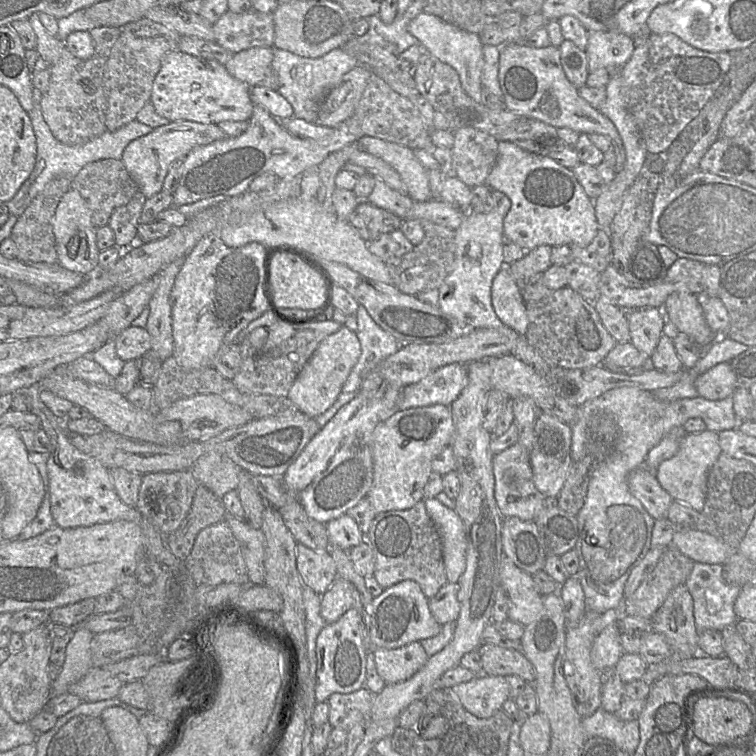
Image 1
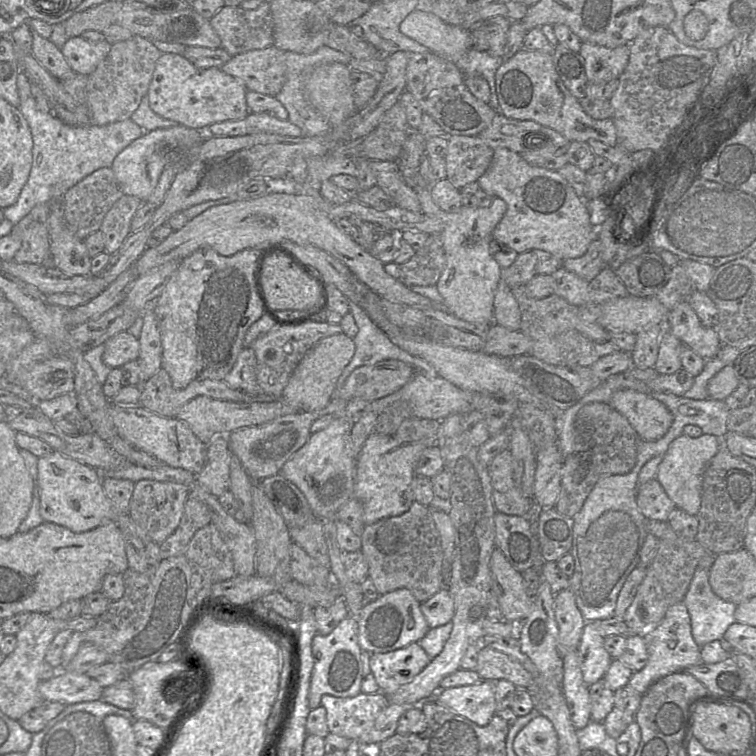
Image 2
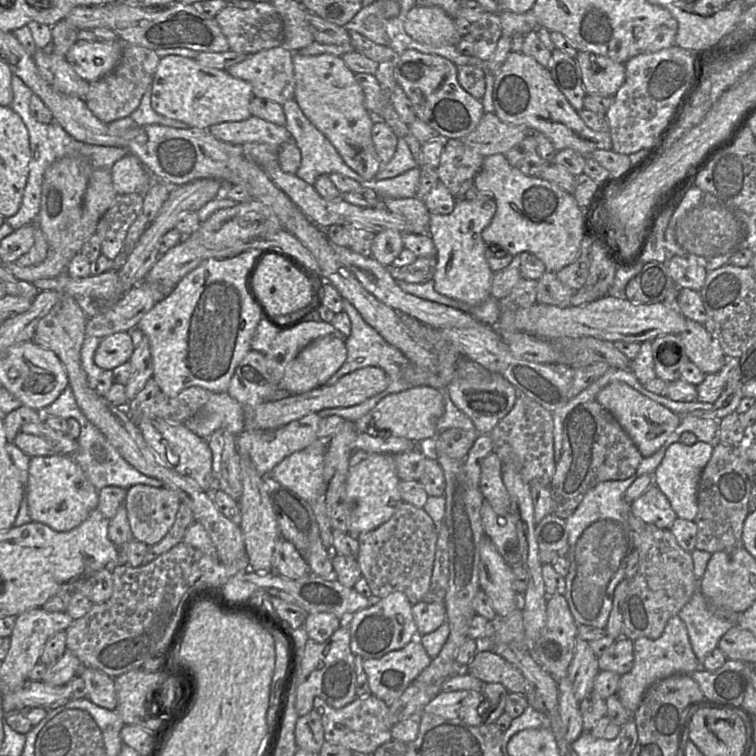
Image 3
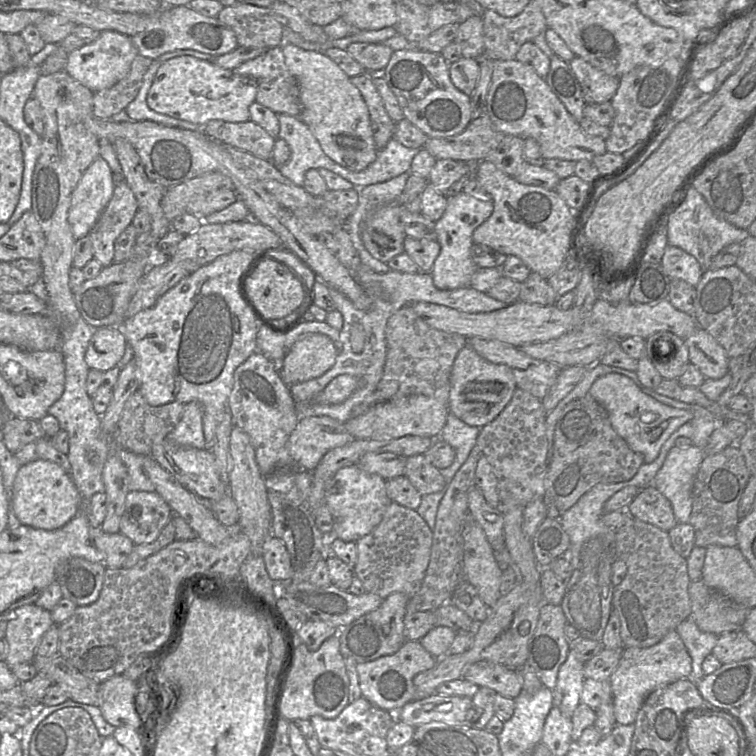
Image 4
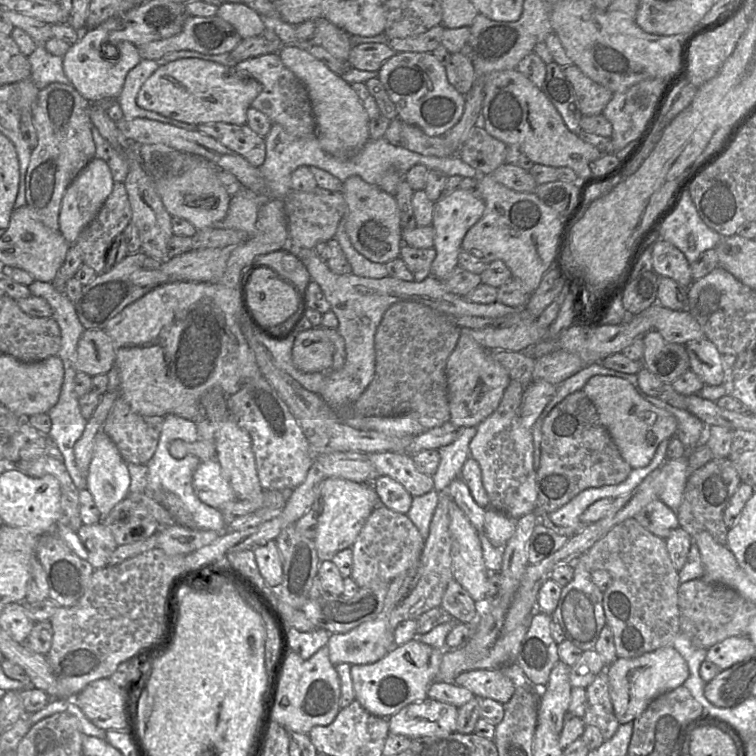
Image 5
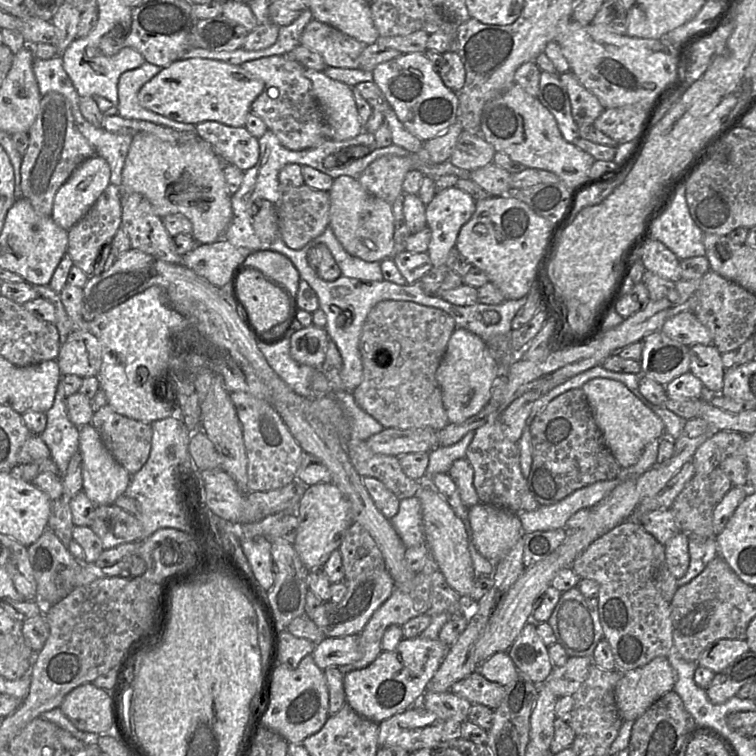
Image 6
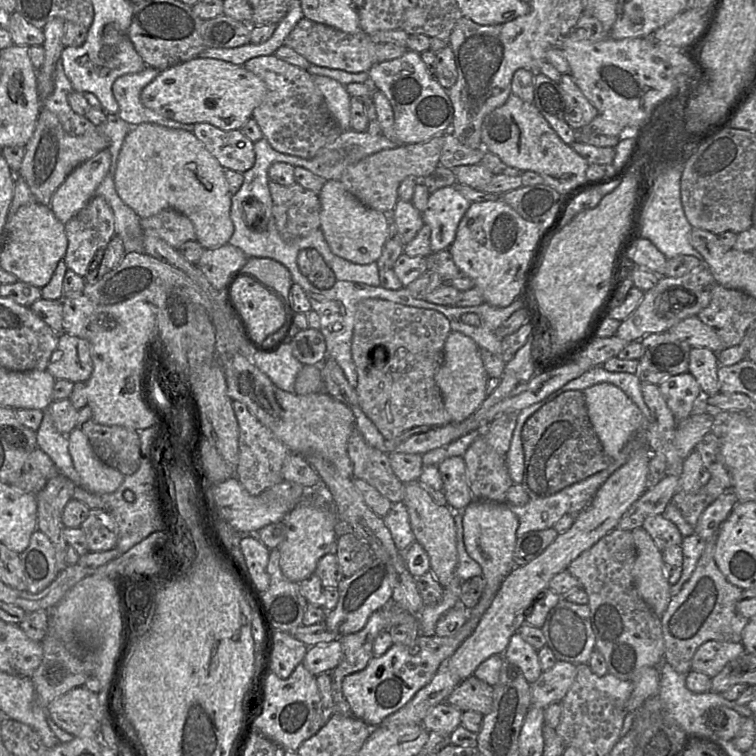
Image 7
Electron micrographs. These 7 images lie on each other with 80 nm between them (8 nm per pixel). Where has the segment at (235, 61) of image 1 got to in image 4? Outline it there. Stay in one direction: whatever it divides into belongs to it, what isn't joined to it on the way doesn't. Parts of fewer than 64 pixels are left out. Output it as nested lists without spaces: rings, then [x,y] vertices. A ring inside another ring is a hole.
[[[281,46],[267,49],[261,55],[235,67],[233,72],[239,76],[248,77],[255,81],[257,86],[256,102],[269,108],[278,115],[288,114],[300,117],[302,104],[300,101],[299,85],[285,64]]]

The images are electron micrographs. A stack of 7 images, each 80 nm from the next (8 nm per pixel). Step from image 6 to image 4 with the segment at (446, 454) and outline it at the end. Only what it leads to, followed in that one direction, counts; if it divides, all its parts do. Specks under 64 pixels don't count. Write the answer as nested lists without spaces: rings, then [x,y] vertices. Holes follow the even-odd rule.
[[[448,411],[446,422],[439,433],[439,437],[446,441],[455,452],[453,463],[441,470],[446,484],[454,477],[458,469],[466,461],[470,451],[476,444],[480,428],[470,426]]]

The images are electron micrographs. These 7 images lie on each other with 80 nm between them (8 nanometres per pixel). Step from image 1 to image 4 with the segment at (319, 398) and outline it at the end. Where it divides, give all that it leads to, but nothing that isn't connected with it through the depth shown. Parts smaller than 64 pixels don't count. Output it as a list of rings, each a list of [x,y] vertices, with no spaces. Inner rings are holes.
[[[307,335],[292,345],[278,370],[290,387],[324,374],[335,364],[338,354],[338,347],[328,336]]]

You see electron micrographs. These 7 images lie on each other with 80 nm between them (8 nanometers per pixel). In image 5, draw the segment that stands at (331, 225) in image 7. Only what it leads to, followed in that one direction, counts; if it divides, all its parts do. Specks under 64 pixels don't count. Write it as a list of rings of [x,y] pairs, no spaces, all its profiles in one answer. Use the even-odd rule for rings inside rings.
[[[358,176],[343,181],[346,202],[345,229],[352,246],[370,261],[384,263],[398,258],[403,245],[400,215],[395,196],[369,184]]]

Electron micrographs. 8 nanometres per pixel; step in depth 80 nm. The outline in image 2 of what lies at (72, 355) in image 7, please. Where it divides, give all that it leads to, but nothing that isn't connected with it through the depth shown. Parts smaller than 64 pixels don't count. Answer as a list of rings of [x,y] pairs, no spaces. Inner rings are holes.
[[[129,331],[119,332],[103,344],[105,350],[102,360],[111,369],[121,367],[139,356],[139,339],[134,337]]]

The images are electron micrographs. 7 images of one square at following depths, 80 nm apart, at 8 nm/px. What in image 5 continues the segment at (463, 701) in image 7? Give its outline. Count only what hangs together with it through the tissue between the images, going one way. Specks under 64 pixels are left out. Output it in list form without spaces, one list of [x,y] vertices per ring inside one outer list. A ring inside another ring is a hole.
[[[493,669],[465,671],[453,683],[468,689],[476,698],[490,698],[501,704],[508,702],[516,689],[509,678]]]

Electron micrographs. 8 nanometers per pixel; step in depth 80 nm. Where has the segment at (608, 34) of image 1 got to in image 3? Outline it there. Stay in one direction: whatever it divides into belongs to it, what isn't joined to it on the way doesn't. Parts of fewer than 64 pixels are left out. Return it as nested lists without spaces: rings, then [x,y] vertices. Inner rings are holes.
[[[578,51],[575,57],[586,94],[613,97],[625,81],[625,64],[591,52]]]

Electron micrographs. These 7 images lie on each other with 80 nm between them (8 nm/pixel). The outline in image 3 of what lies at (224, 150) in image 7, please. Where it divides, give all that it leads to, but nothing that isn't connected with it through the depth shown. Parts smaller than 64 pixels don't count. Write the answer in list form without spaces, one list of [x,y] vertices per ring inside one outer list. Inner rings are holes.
[[[253,115],[246,120],[213,124],[208,131],[215,138],[236,146],[248,142],[281,145],[291,140],[284,125],[277,125]]]

